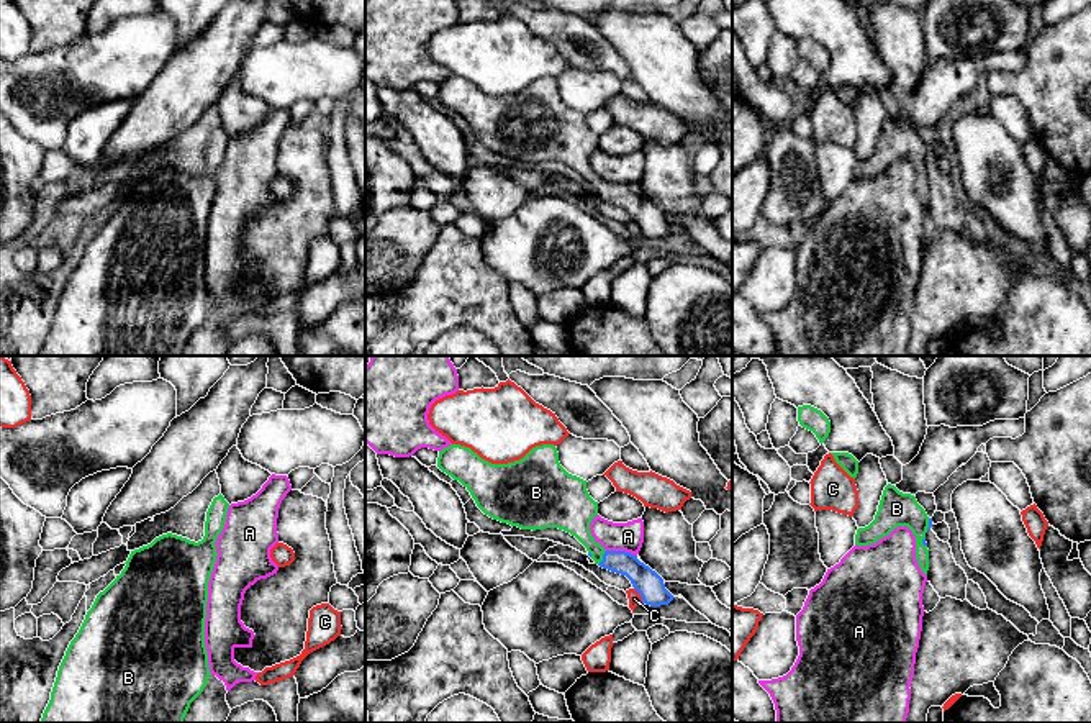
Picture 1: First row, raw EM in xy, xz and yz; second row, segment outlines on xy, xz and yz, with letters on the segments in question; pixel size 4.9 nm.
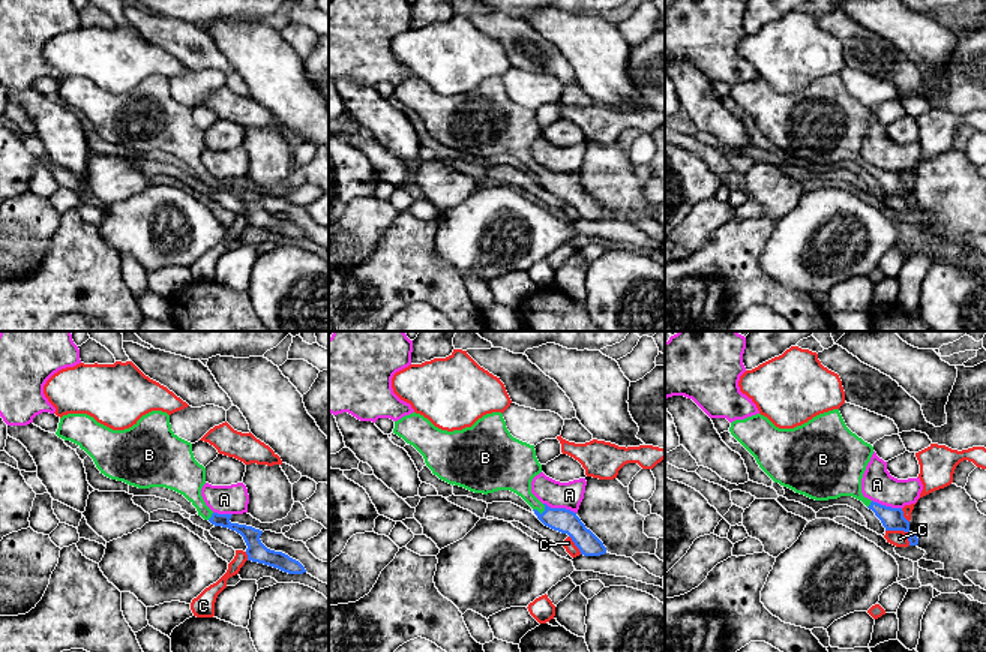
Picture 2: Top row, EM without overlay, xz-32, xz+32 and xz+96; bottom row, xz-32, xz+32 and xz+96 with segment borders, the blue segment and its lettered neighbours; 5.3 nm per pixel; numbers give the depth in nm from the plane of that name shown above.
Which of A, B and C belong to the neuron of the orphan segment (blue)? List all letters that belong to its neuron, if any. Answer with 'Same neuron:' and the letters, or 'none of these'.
Same neuron: B

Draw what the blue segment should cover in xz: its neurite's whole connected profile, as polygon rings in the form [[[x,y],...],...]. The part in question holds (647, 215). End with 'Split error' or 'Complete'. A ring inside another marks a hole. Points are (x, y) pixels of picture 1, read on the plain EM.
[[[450,77],[439,84],[437,100],[454,113],[459,113],[470,125],[477,139],[493,152],[521,162],[559,161],[570,166],[586,180],[595,197],[626,208],[642,230],[642,236],[660,239],[675,231],[665,221],[663,211],[641,195],[637,189],[626,184],[606,184],[595,174],[590,156],[598,148],[598,134],[590,130],[586,113],[568,107],[560,98],[554,77],[536,79],[523,92],[508,97],[491,97],[470,80]]]. Split error

